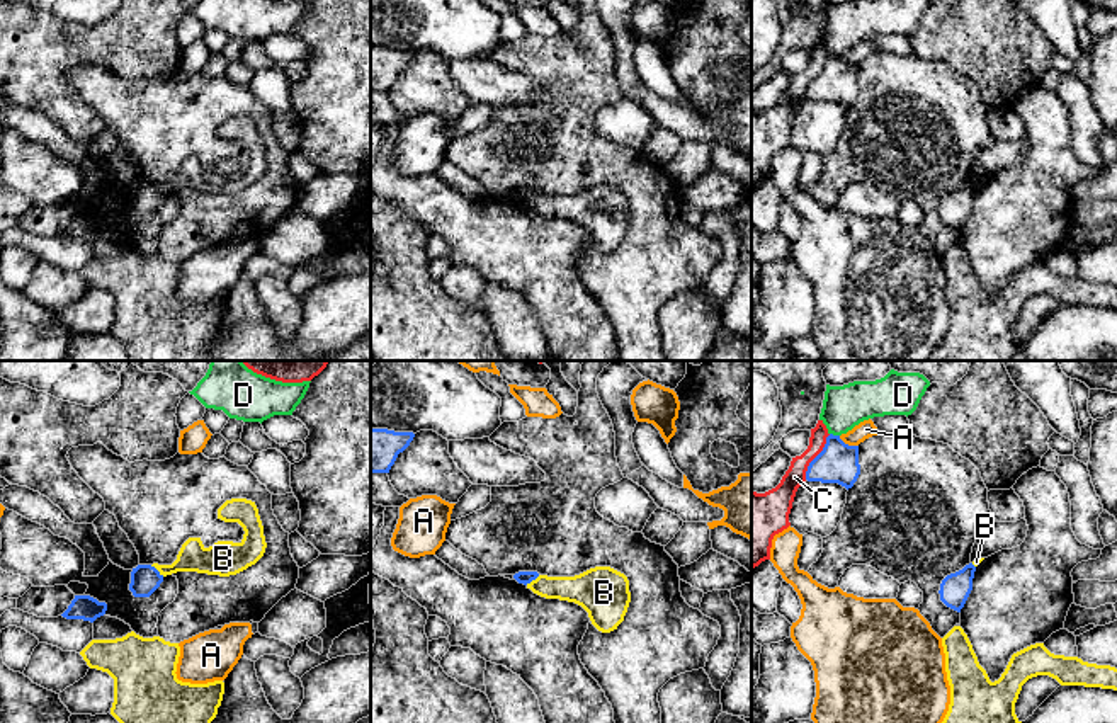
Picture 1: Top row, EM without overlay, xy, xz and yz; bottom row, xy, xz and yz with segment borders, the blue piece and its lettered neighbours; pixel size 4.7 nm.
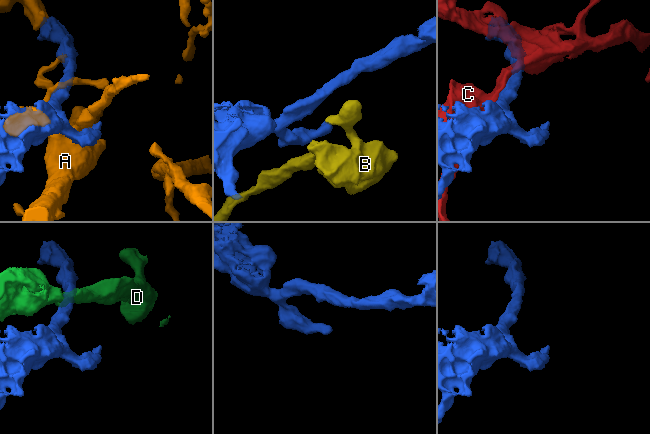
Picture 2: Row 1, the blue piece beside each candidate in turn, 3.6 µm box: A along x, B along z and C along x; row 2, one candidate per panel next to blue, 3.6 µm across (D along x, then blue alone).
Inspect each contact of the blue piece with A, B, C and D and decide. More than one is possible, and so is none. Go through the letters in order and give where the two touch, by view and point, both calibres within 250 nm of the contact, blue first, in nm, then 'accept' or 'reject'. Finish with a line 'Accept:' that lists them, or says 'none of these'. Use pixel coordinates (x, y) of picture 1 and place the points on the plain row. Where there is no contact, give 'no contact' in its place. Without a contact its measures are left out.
A: contact yz (847, 63); calibres 190 and 90 nm; reject
B: contact xy (155, 187); calibres 140 and 140 nm; reject
C: contact yz (816, 75); calibres 190 and 110 nm; reject
D: contact yz (835, 55); calibres 190 and 200 nm; reject
Accept: none of these

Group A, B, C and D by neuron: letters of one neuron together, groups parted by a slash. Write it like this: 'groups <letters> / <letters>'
groups A / B / C / D

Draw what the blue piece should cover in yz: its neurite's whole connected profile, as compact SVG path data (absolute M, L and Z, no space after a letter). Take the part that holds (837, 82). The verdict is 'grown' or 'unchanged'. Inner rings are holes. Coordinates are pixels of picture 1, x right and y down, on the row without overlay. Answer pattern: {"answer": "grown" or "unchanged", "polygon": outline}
{"answer": "unchanged", "polygon": "M830 53L823 70L809 82L806 99L838 102L848 109L859 94L859 65L848 65L840 54Z"}

